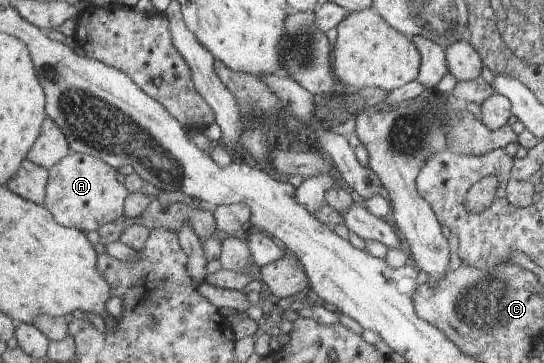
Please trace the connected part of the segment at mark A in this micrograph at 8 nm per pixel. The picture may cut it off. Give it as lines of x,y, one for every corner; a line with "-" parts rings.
72,151
50,170
44,205
65,226
81,229
84,233
98,231
106,223
125,215
125,203
131,193
116,175
118,170
103,159

